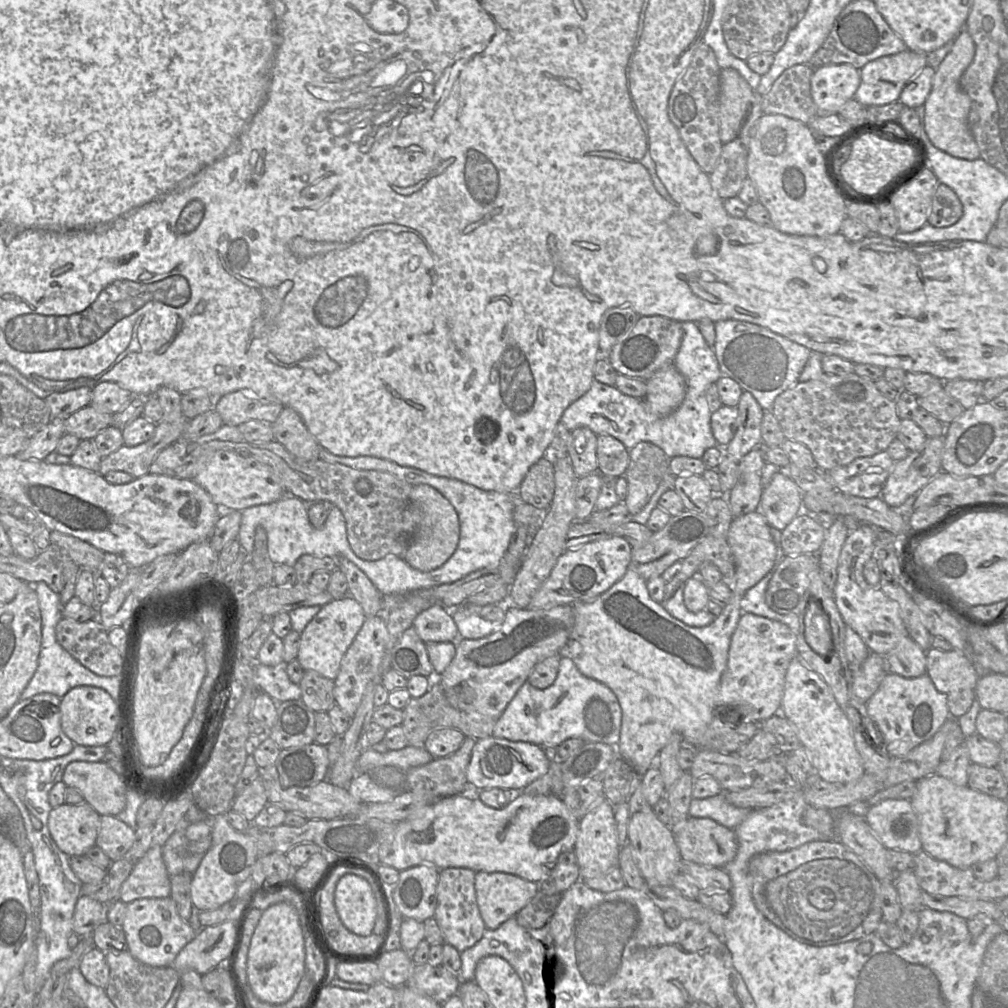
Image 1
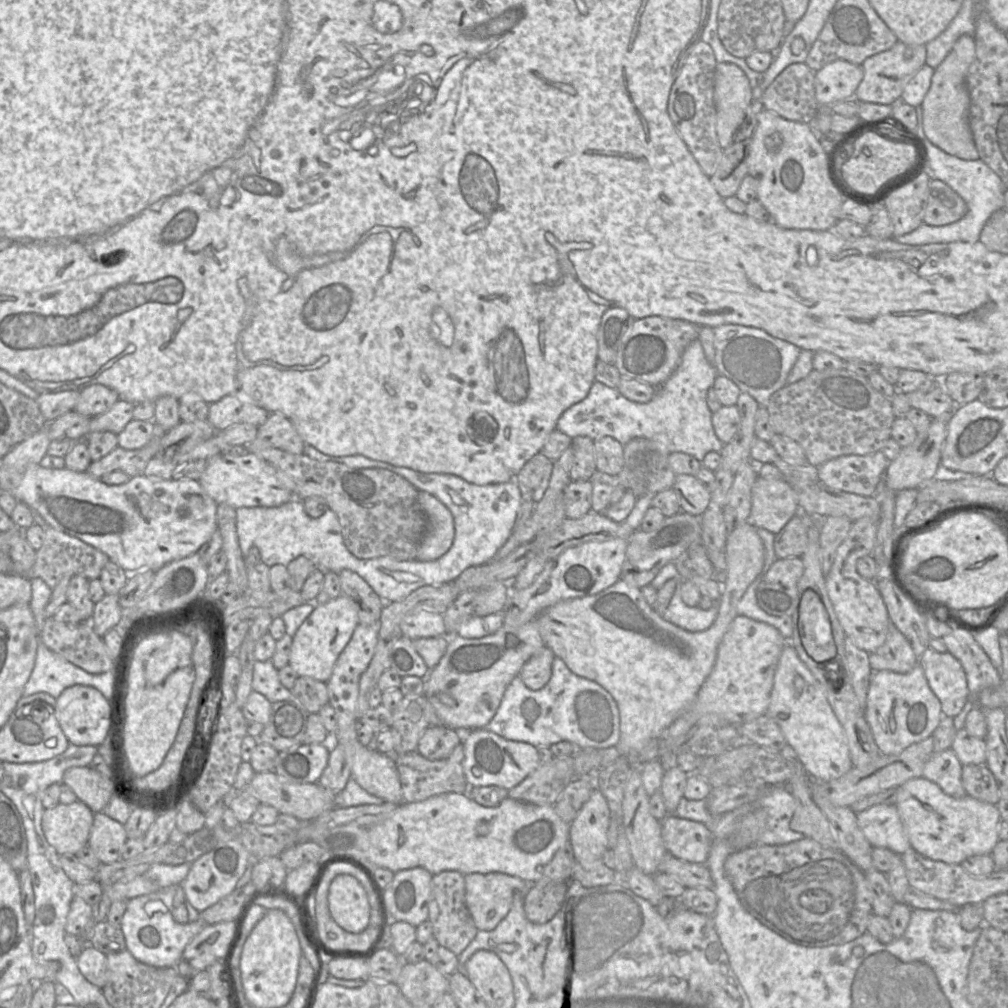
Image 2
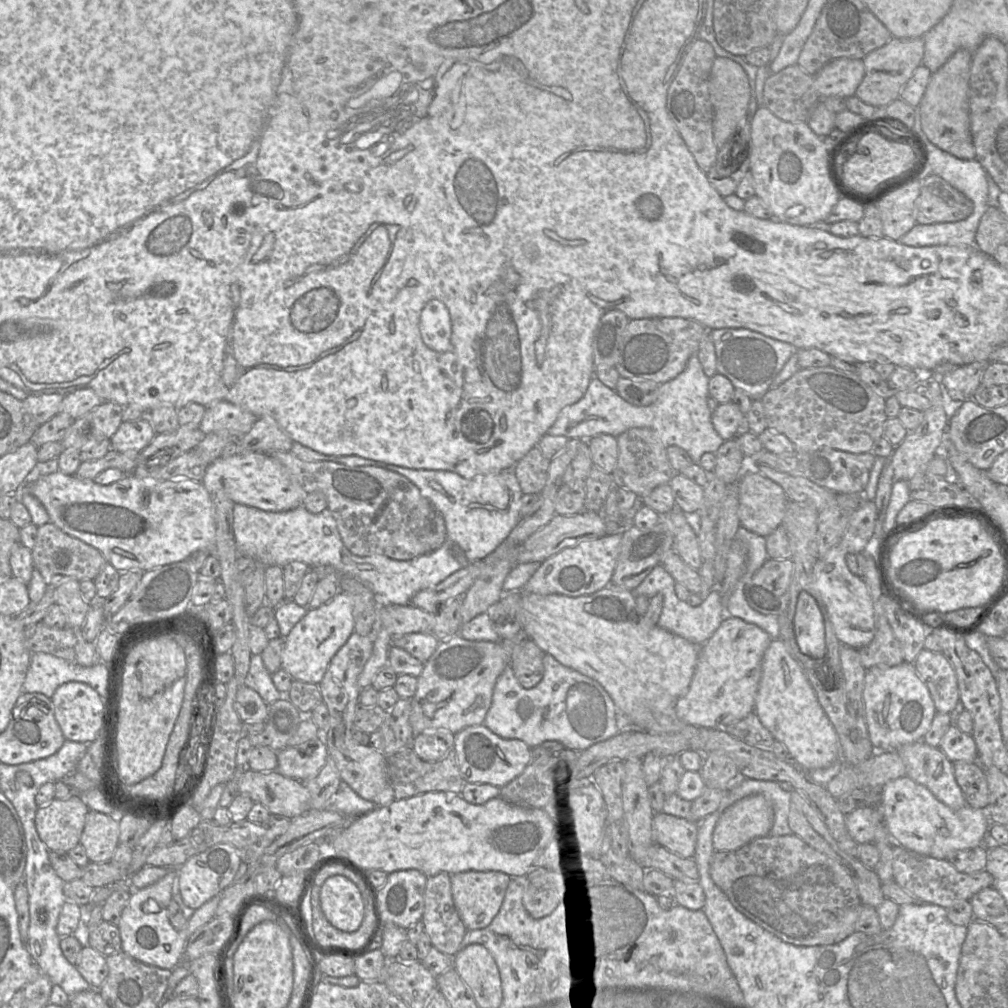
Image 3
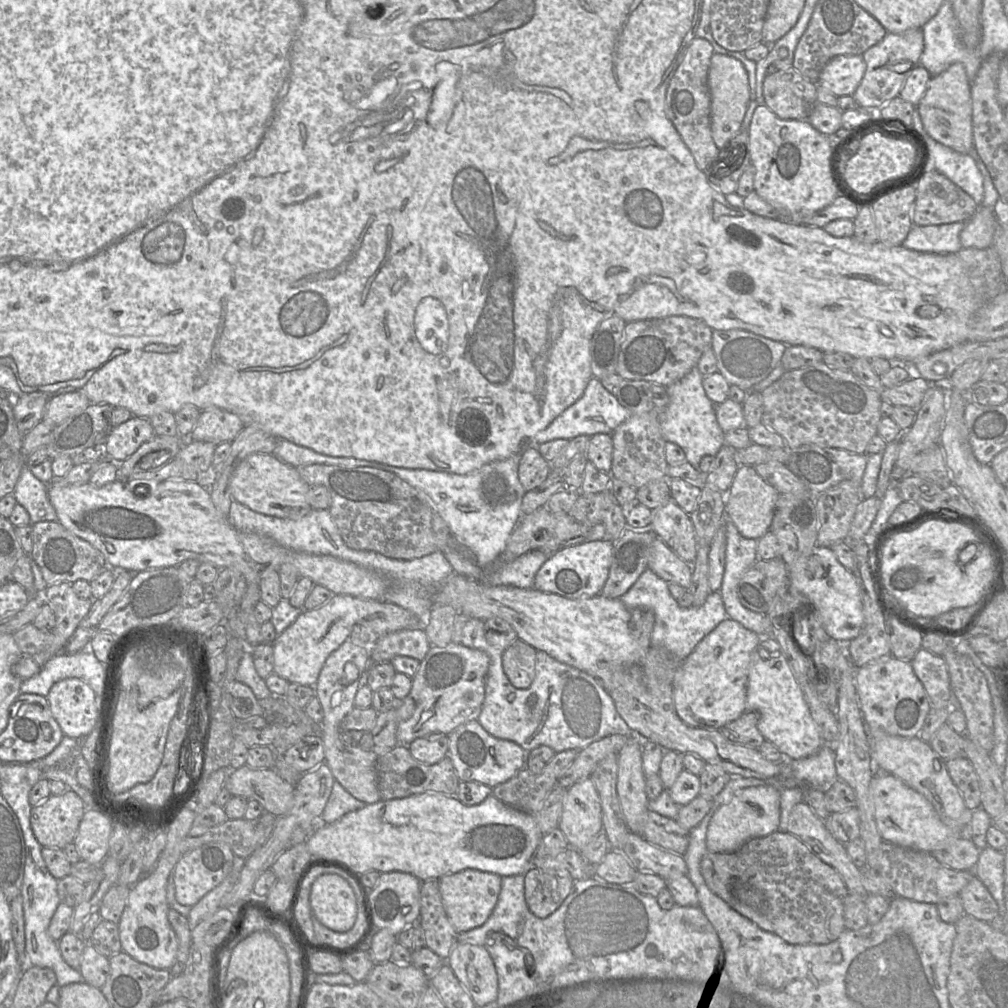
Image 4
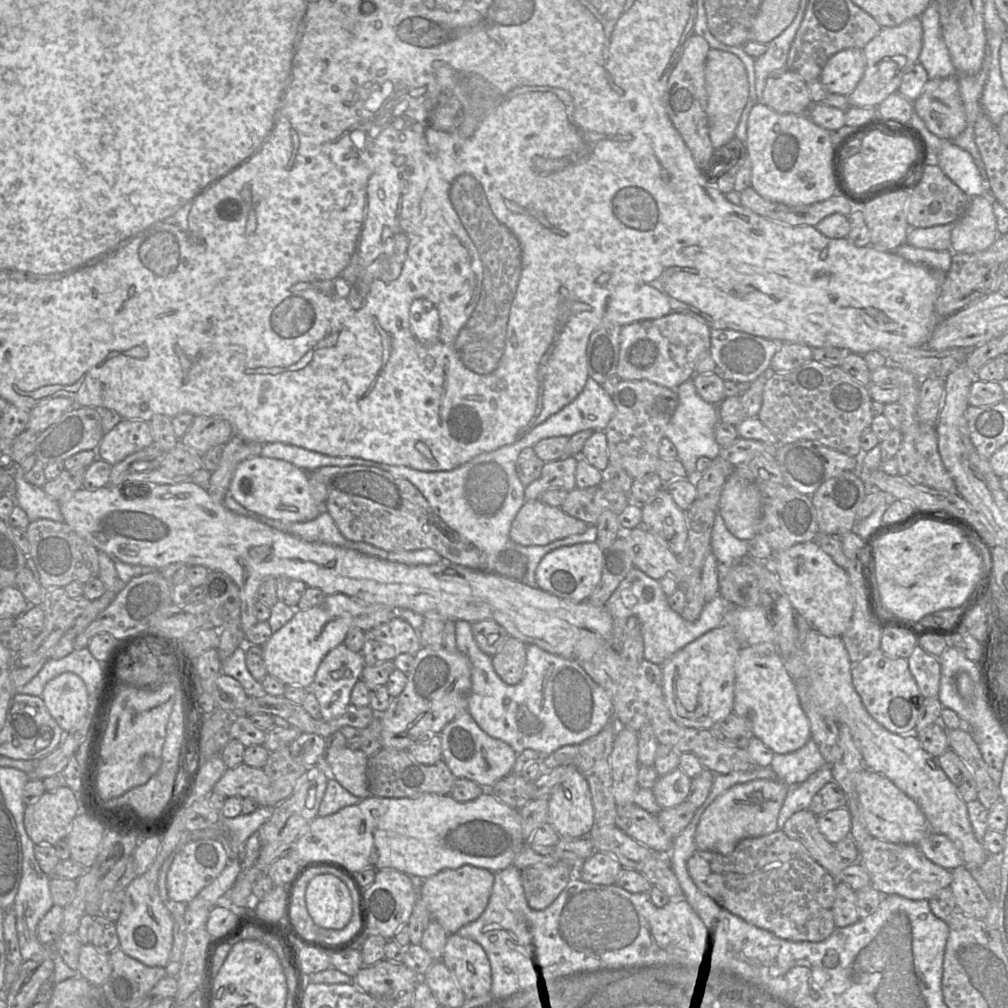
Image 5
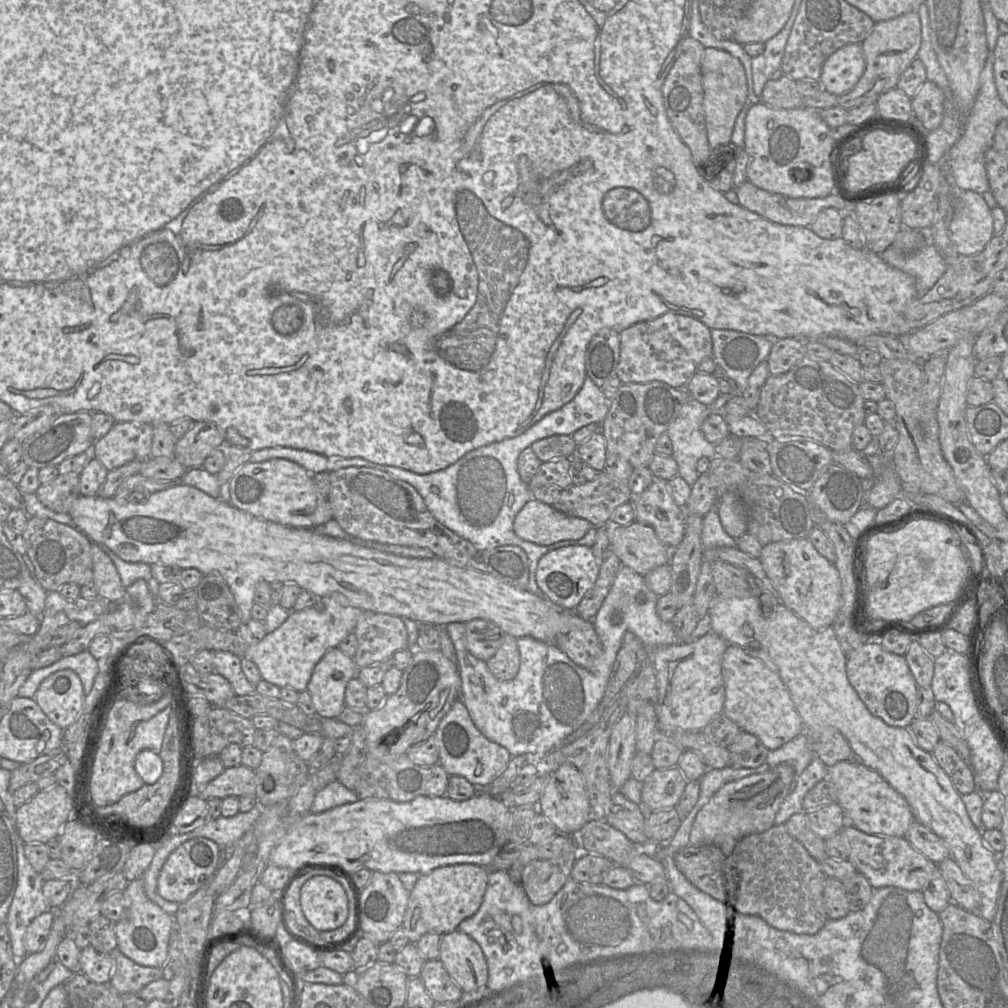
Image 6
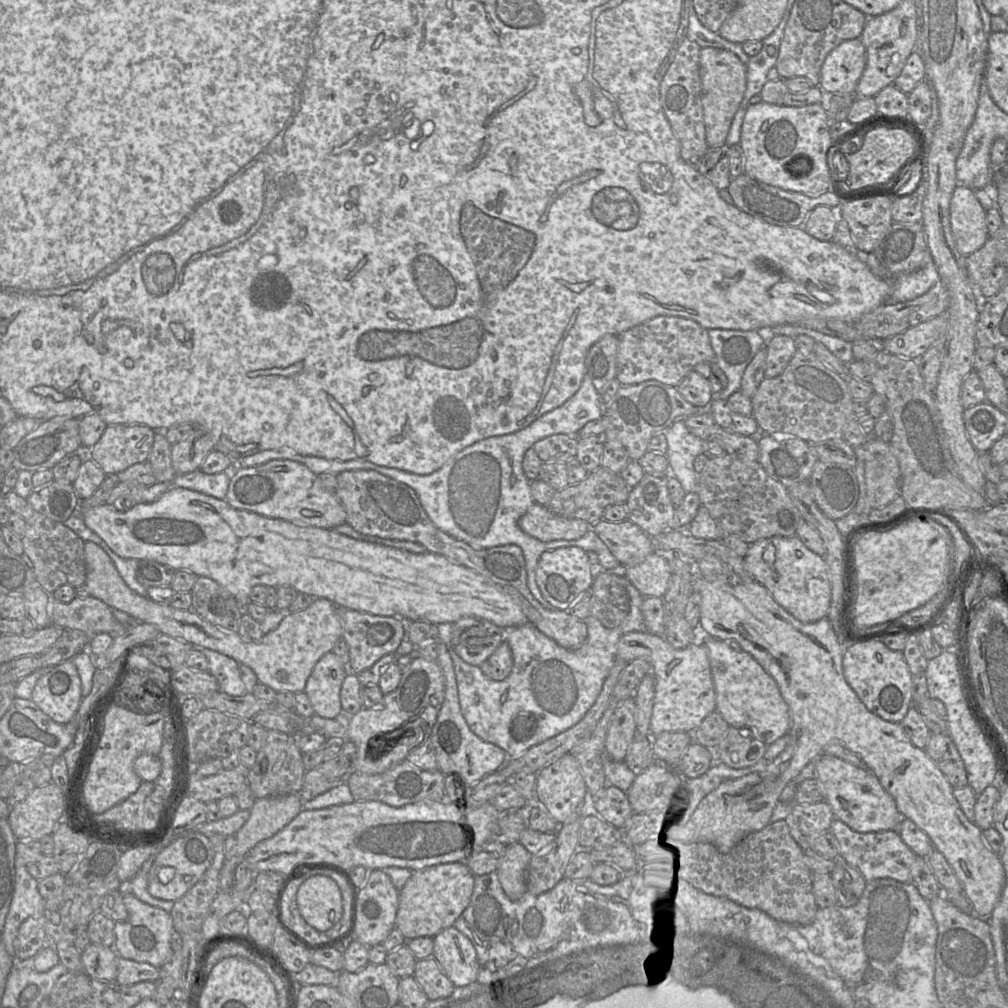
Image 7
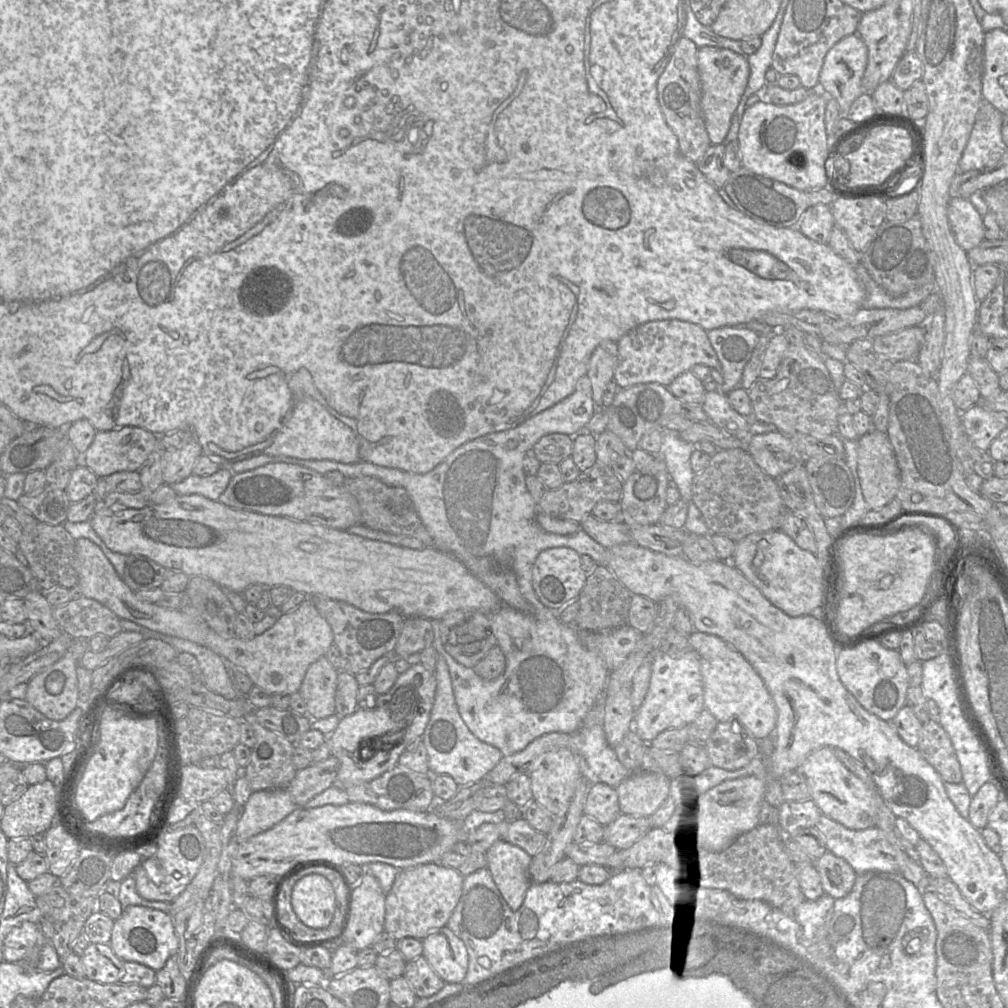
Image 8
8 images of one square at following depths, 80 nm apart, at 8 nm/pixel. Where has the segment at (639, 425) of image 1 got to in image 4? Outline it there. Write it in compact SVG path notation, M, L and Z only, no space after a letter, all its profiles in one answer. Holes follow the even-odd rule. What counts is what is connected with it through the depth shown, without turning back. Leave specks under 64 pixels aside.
M695 366L687 375L666 387L669 403L659 415L662 436L666 442L680 446L686 460L695 469L704 456L715 457L724 445L724 432L720 428L715 413L715 404L707 397L703 388L703 375ZM593 376L582 396L556 417L545 429L538 432L532 445L538 446L553 439L571 440L579 435L612 434L627 417L628 411L626 408L618 402L614 394L604 388L600 379Z

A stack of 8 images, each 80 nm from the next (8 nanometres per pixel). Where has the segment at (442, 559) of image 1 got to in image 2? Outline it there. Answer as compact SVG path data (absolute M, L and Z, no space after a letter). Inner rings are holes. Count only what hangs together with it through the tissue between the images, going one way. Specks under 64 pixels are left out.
M418 492L418 503L427 520L427 531L419 545L416 560L434 561L452 546L455 536L453 515L434 495Z

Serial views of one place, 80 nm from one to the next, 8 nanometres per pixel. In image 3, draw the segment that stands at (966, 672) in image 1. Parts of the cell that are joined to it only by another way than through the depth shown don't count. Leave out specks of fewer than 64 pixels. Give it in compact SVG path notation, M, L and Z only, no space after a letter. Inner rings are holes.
M922 649L913 665L927 686L937 712L951 713L959 699L955 671L942 653Z

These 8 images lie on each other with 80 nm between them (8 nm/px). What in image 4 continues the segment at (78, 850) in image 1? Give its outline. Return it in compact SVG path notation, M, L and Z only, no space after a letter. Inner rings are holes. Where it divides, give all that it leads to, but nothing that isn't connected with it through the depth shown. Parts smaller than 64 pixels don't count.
M72 790L63 795L50 795L32 807L30 823L32 831L42 847L63 849L74 842L80 822L85 814L82 799Z

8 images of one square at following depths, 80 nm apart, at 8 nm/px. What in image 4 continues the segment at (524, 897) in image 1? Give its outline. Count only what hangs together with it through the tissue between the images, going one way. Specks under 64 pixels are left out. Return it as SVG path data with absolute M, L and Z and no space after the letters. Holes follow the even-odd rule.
M465 869L438 880L444 909L457 933L479 927L487 921L497 903L501 879L494 873Z

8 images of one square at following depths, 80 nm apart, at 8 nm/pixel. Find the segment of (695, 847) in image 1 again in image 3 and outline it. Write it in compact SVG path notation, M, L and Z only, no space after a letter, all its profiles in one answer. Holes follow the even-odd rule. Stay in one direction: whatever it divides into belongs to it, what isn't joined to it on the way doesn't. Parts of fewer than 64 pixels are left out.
M663 812L655 813L653 816L654 843L682 858L694 857L697 834L698 823Z

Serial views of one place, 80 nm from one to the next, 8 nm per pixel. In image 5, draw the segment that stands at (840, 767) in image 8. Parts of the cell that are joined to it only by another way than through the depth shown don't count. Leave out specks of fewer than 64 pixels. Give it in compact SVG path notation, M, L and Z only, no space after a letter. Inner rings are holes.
M866 768L857 775L856 790L864 826L872 837L891 843L917 845L931 832L916 802L886 776Z

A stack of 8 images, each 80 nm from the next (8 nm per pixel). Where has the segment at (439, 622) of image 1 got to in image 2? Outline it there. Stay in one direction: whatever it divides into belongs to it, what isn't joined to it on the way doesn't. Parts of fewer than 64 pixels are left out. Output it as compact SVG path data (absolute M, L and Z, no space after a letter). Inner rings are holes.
M413 611L401 623L401 632L412 640L446 635L443 615L427 611Z

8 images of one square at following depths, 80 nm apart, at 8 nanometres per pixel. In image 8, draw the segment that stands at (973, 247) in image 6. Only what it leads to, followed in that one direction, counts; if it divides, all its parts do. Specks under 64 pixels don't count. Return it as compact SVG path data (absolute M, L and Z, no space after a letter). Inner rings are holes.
M951 198L947 217L955 241L964 251L976 247L985 239L982 216L967 198Z

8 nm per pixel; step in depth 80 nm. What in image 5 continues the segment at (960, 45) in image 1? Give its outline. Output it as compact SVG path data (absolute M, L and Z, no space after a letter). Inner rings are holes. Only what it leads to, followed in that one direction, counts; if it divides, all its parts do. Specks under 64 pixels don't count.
M958 75L929 79L913 107L927 129L941 139L952 140L967 126Z

